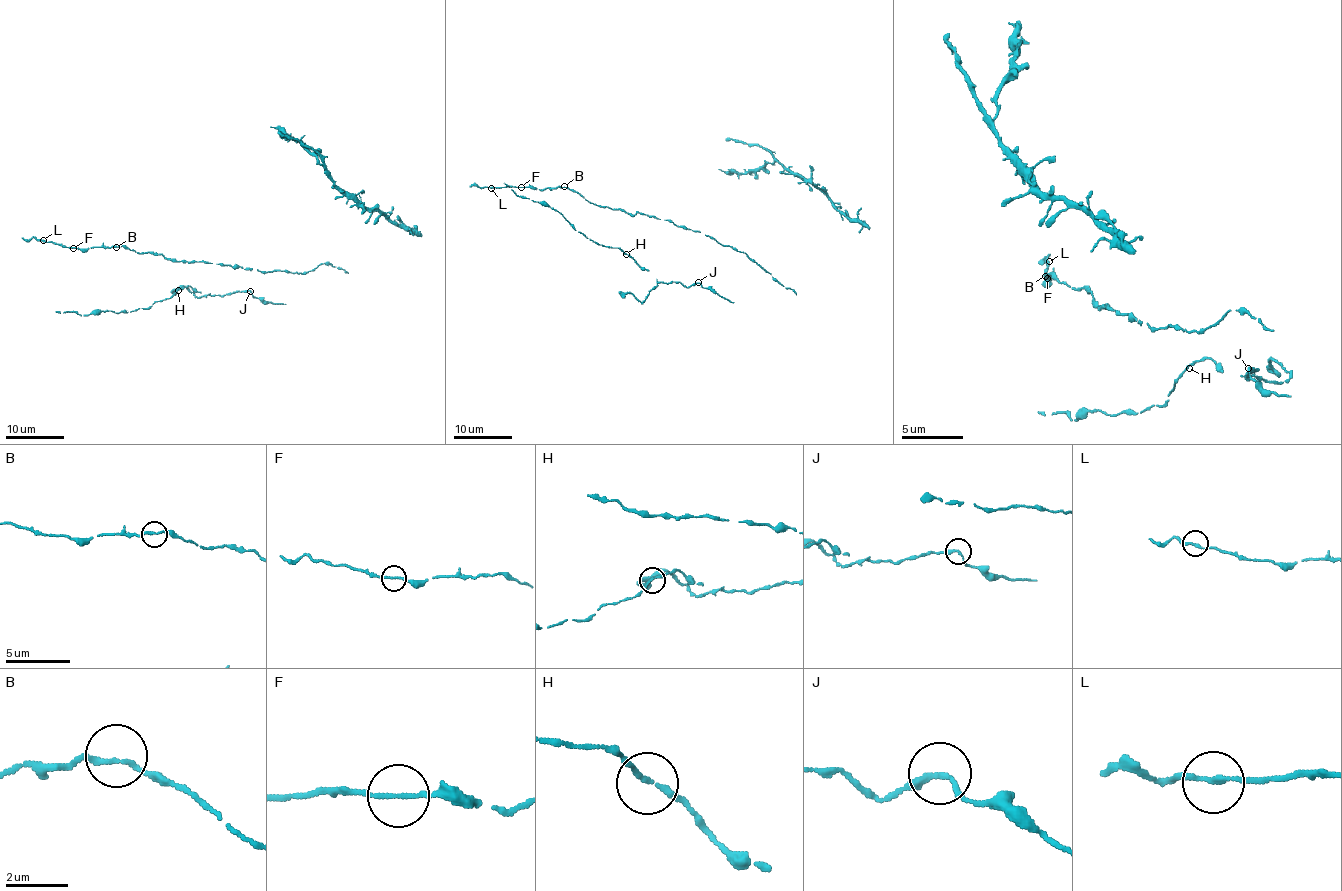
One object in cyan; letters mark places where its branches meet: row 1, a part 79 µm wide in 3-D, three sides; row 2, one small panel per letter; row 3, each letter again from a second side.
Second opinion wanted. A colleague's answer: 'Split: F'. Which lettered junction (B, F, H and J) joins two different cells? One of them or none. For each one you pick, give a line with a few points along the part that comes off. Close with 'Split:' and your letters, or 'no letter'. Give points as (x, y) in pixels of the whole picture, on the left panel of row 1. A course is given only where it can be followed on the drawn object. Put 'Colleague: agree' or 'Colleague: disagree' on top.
Colleague: disagree
Split: no letter

